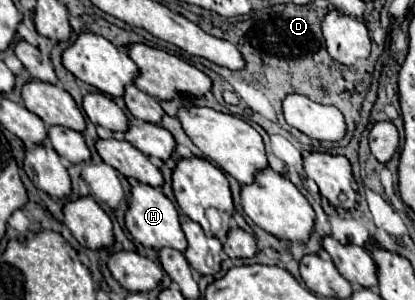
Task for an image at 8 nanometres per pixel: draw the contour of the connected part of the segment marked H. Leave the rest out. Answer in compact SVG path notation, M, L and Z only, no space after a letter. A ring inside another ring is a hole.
M138 182L138 184L132 186L132 198L130 198L130 206L126 210L126 228L132 234L132 238L146 248L154 248L154 250L174 248L174 250L180 250L180 252L184 252L188 248L186 236L180 228L178 210L162 194L160 188L152 188L148 184Z

